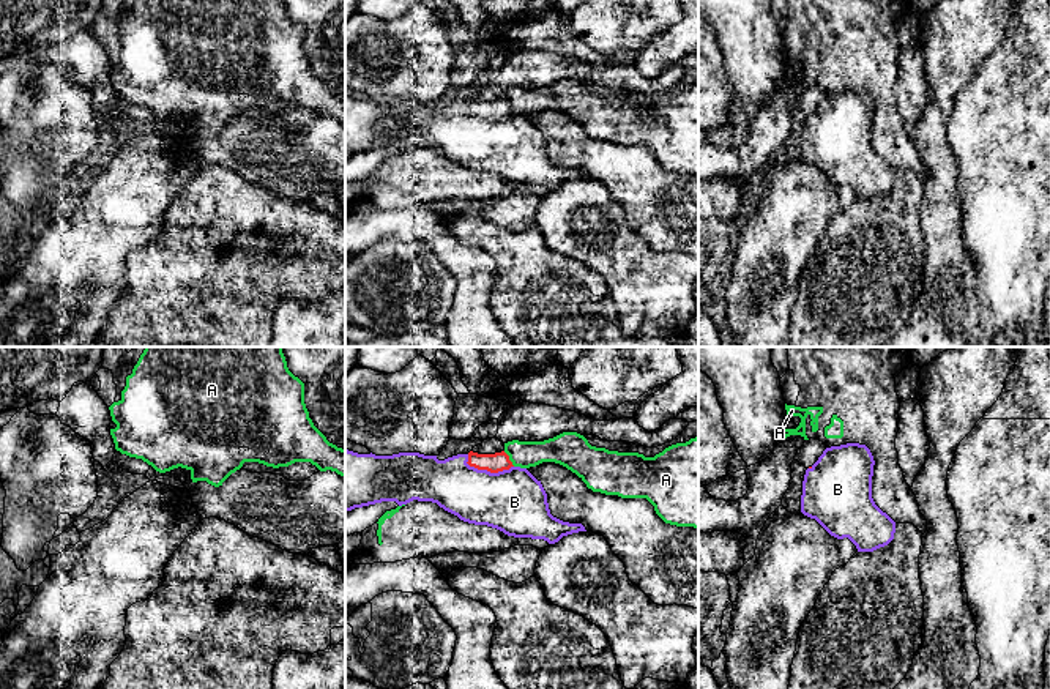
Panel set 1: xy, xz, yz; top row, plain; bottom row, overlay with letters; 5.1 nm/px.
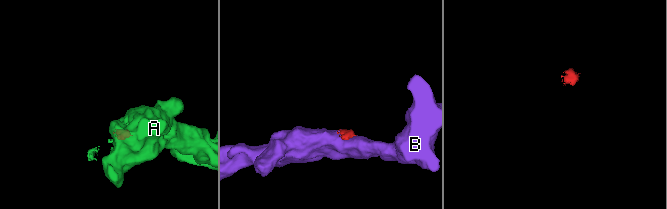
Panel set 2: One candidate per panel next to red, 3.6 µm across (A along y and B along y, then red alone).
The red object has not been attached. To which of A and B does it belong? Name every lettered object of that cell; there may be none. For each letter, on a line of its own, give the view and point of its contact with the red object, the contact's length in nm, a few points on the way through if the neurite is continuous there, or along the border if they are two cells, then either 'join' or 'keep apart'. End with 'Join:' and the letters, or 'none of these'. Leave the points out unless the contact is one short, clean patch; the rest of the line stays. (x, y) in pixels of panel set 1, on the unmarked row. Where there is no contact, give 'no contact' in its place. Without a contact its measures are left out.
A: contact xz (508, 106); length 100 nm; border xz (503, 98), (514, 112); keep apart
B: contact xz (489, 117); length 240 nm; join
Join: B

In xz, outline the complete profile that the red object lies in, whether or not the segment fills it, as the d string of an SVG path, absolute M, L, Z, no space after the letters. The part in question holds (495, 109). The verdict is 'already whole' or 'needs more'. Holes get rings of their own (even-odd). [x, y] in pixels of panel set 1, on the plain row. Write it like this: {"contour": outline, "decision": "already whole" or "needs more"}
{"contour": "M345 96L345 159L382 148L396 148L402 153L413 147L437 150L464 169L487 172L514 184L555 191L563 183L586 178L582 170L553 164L541 128L527 115L514 114L505 98L495 101L470 98L438 107L437 102L419 99L375 102Z", "decision": "needs more"}

